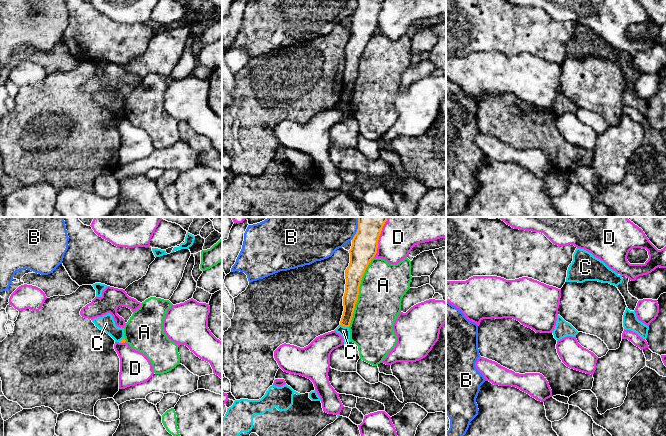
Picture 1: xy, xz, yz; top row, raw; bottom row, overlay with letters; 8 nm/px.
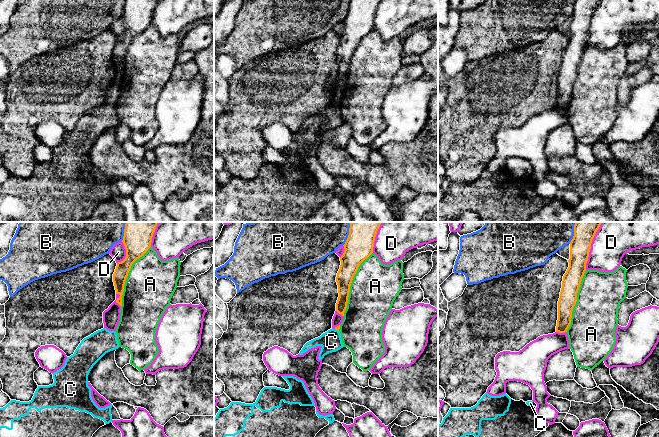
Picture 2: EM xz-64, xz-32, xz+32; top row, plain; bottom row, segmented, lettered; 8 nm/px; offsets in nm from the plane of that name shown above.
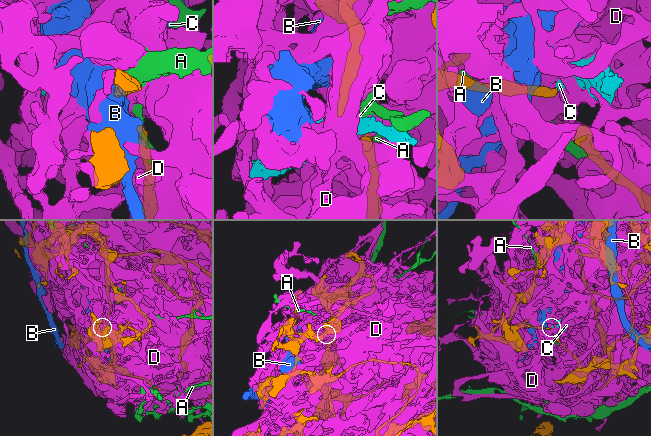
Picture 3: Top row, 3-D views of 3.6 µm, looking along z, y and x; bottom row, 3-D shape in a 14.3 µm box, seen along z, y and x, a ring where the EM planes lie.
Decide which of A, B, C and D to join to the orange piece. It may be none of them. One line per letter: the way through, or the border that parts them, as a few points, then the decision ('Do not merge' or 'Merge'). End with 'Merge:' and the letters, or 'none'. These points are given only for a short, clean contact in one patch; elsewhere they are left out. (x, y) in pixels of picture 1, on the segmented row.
A: Do not merge
B: Do not merge
C: Boundary: xz (340, 324), (348, 327). Do not merge
D: Do not merge
Merge: none

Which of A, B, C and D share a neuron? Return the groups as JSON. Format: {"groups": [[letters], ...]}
{"groups": [["A"], ["B"], ["C"], ["D"]]}

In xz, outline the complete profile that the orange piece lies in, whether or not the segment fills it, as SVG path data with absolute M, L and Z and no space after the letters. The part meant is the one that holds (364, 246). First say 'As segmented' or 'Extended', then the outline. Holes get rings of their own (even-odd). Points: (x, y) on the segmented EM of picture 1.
As segmented. M358 217L358 229L349 250L350 263L345 270L344 311L340 321L340 325L344 327L350 326L362 277L377 253L379 236L387 218Z

